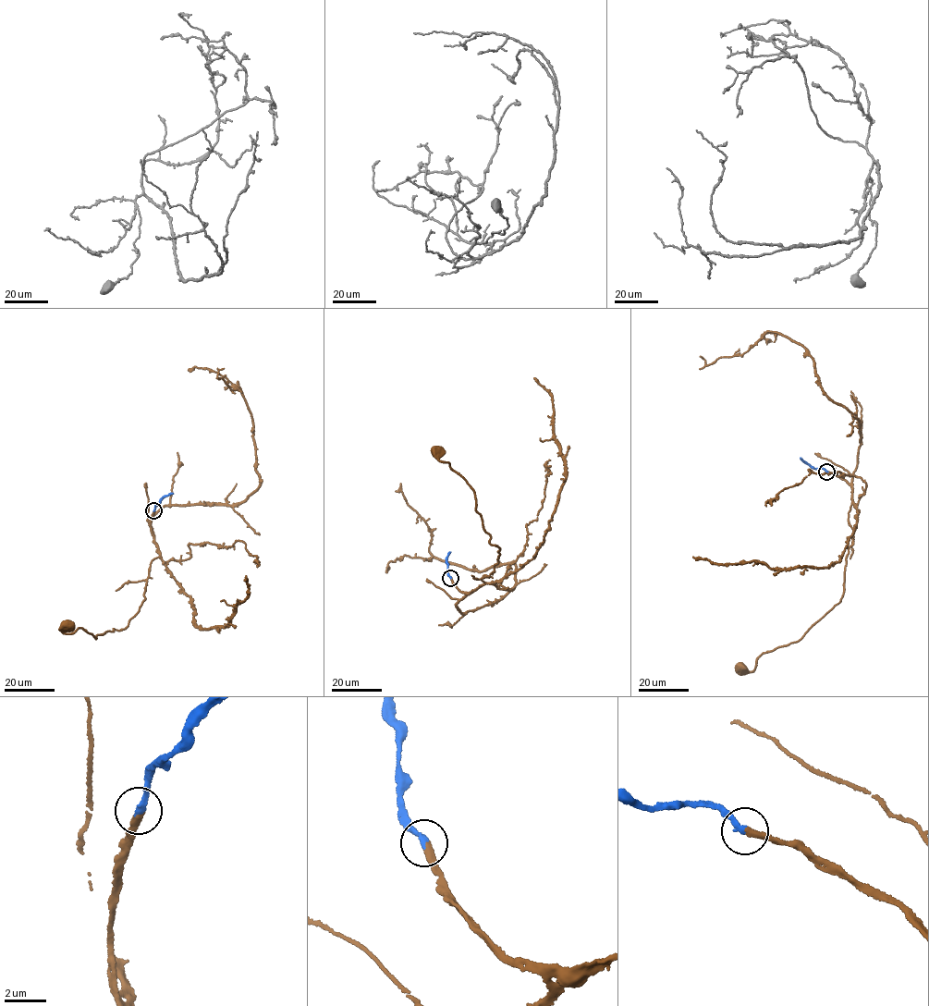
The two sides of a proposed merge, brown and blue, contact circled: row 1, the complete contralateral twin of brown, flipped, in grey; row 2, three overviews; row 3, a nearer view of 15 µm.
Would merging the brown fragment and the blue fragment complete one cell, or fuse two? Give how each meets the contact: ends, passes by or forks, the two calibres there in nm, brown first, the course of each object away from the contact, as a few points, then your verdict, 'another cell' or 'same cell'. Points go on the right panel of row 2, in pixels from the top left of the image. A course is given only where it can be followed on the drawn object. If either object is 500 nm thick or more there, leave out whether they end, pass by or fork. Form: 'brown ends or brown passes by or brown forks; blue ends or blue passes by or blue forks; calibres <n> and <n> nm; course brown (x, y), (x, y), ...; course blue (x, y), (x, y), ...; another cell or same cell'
brown ends; blue ends; calibres 360 and 320 nm; course brown (827, 472), (852, 492), (853, 545), (840, 602), (797, 641), (763, 653), (751, 672), (740, 668); course blue (827, 472), (811, 467), (800, 458); same cell

